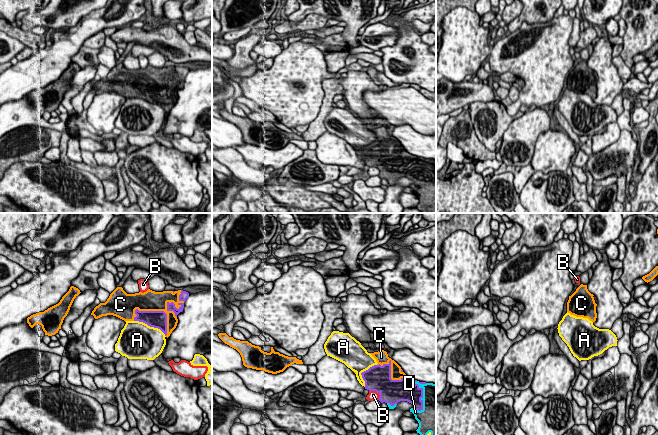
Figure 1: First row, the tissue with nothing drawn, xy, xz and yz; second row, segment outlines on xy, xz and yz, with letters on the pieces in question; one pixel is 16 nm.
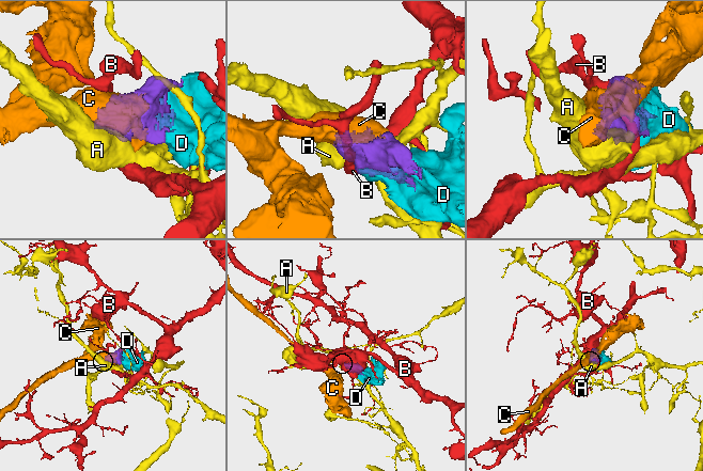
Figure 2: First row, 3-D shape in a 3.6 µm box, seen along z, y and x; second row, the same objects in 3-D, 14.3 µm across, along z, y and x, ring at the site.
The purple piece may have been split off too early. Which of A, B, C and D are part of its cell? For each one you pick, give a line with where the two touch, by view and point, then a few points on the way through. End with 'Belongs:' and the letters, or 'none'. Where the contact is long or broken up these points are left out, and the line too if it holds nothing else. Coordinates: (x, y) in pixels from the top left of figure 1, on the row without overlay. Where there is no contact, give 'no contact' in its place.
C: xy (161, 87)
D: xz (422, 172)
Belongs: C, D

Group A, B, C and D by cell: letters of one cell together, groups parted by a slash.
A / B / C D

